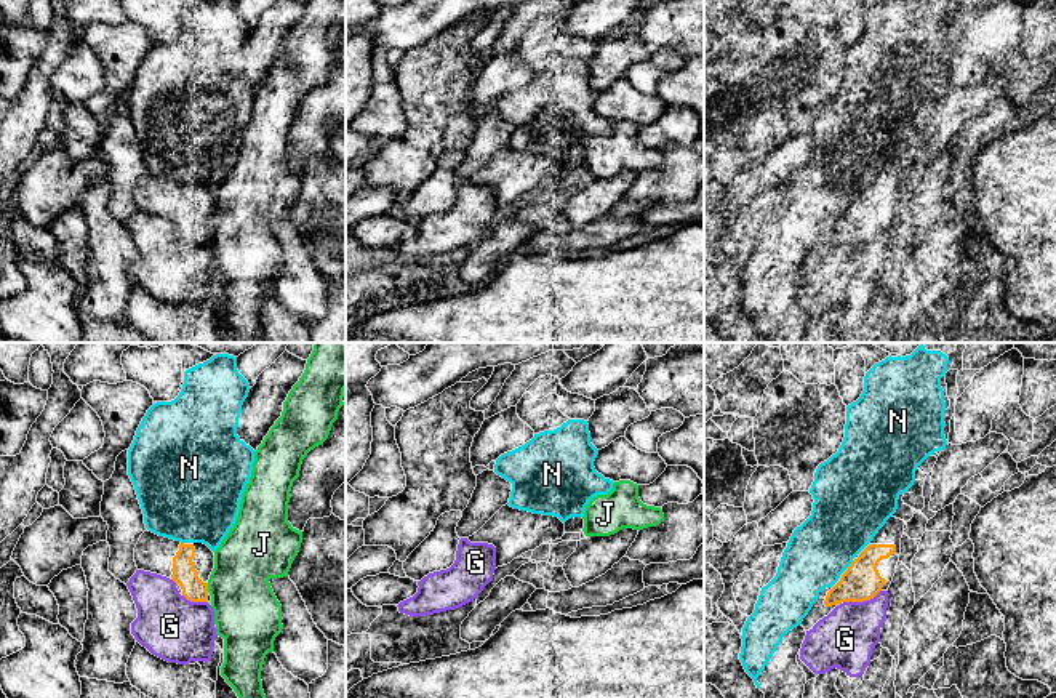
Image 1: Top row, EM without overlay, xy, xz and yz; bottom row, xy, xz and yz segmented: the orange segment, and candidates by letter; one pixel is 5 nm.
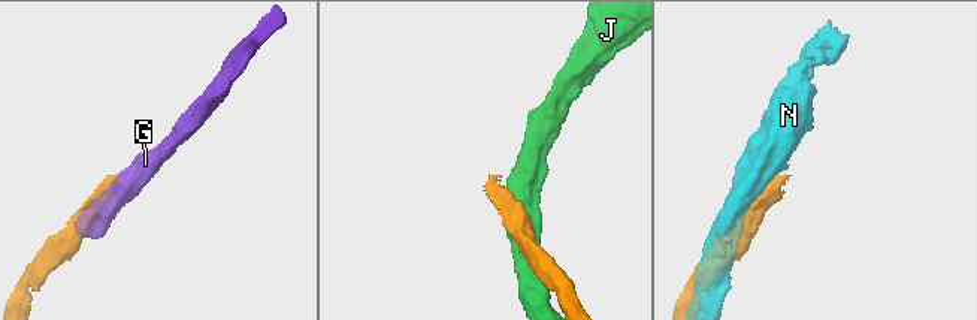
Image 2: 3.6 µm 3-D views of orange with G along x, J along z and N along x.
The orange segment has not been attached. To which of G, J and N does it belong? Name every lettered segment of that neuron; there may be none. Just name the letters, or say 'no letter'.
no letter

